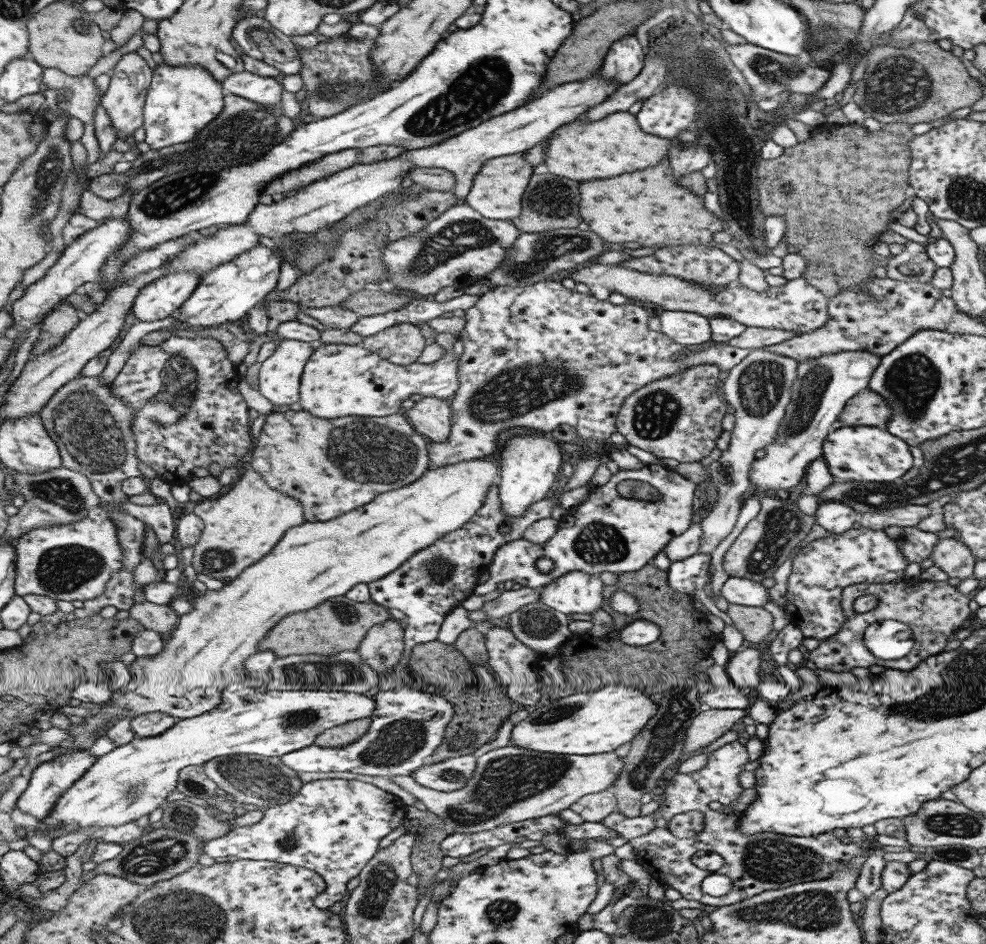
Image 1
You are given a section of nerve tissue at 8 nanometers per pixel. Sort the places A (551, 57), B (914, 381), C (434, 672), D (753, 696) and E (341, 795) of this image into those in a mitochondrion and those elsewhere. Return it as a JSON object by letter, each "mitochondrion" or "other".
{"A":"other","B":"mitochondrion","C":"other","D":"other","E":"other"}

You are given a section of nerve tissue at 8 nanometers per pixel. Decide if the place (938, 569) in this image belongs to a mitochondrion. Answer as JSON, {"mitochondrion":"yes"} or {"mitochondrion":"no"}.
{"mitochondrion":"no"}

